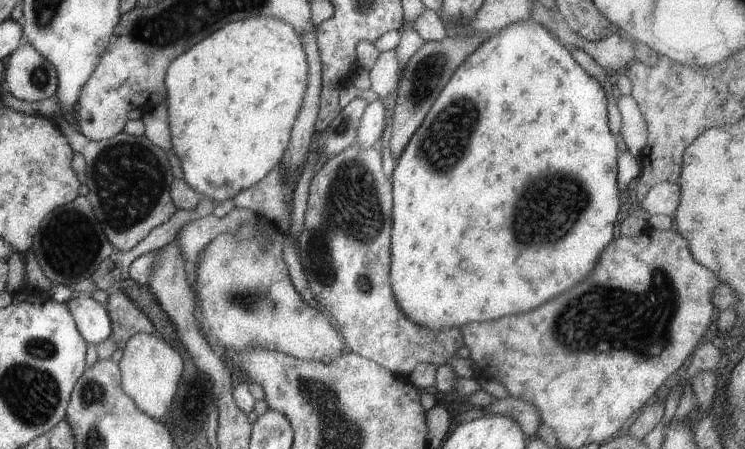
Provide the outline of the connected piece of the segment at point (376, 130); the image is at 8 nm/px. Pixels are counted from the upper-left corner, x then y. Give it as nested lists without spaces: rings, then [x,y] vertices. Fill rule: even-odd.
[[[383,99],[372,101],[361,116],[356,144],[365,149],[379,146],[386,122],[386,108]]]

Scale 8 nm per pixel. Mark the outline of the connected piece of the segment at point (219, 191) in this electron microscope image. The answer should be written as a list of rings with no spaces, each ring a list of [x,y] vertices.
[[[250,17],[225,24],[170,63],[165,74],[167,88],[165,103],[168,105],[172,149],[180,159],[181,167],[184,171],[184,179],[203,198],[212,199],[218,203],[228,198],[234,198],[239,192],[261,181],[281,162],[286,147],[289,145],[292,126],[296,122],[296,117],[300,112],[302,99],[306,92],[308,69],[307,56],[296,29],[285,20],[274,17]]]

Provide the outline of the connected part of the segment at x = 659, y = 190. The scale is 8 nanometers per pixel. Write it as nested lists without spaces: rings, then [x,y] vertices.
[[[663,182],[655,184],[648,194],[641,200],[640,209],[647,210],[651,215],[664,214],[664,216],[672,217],[678,208],[681,199],[681,186],[676,183]]]

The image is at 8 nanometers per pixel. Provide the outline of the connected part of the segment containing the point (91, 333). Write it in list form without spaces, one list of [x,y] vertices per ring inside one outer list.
[[[79,293],[67,303],[80,334],[88,344],[97,345],[112,334],[107,308],[88,293]]]

